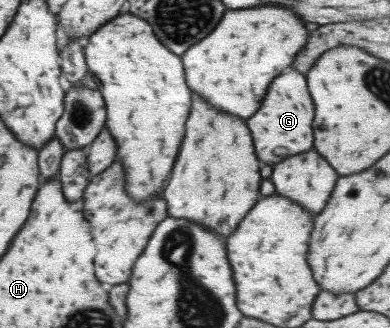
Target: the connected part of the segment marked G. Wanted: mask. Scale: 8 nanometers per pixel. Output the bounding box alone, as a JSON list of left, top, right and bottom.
[246,70,314,164]

